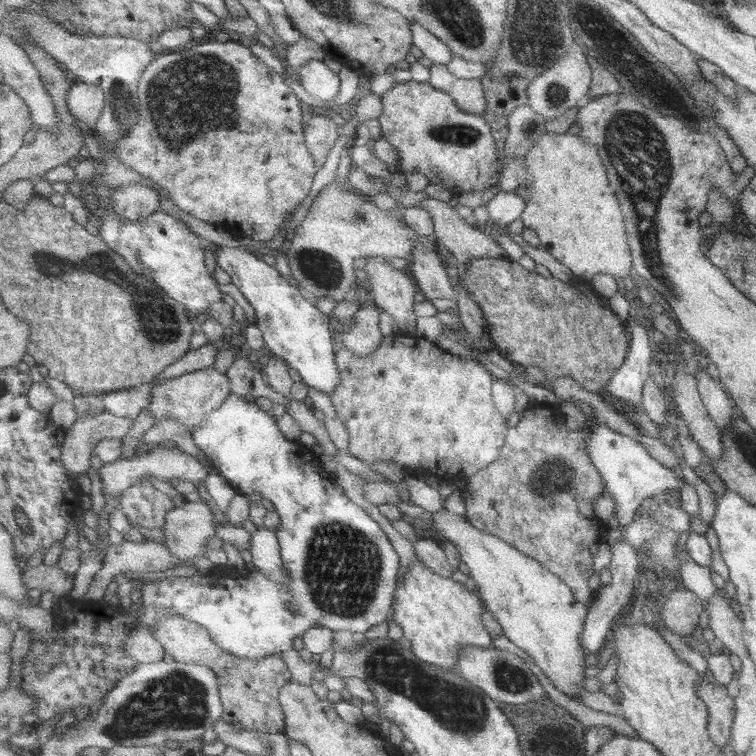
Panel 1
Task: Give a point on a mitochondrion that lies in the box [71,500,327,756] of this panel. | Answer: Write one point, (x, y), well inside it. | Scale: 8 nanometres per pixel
(176, 699)

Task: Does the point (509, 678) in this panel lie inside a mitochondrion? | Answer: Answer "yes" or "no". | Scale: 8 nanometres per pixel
yes

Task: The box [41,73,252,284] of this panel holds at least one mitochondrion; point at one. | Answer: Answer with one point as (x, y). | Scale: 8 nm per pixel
(122, 100)

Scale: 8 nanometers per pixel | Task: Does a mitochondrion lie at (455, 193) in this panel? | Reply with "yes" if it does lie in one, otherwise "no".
no

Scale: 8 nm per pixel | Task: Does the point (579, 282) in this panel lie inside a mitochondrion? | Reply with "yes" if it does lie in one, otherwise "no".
no

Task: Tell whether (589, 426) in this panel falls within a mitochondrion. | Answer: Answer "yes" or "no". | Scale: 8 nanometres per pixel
no

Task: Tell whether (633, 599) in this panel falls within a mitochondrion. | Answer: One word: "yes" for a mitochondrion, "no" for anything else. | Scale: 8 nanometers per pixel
no

